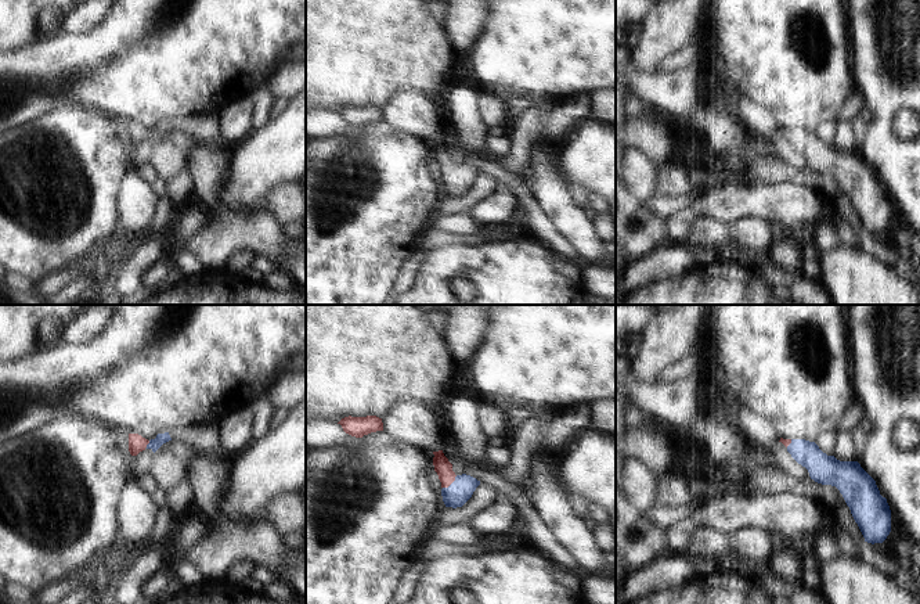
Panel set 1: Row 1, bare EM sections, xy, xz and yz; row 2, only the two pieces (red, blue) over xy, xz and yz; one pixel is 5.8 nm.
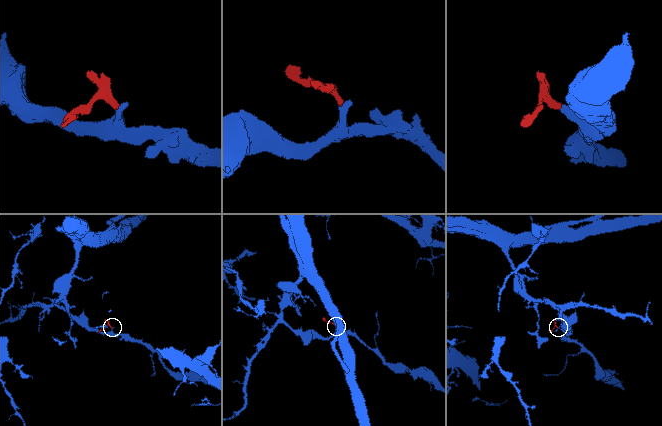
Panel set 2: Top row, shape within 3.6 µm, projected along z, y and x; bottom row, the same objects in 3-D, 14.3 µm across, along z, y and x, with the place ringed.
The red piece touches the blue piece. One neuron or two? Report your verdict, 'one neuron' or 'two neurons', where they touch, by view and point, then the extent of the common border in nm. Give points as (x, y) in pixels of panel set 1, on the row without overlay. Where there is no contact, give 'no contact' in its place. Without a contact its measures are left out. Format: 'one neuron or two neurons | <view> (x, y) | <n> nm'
one neuron | xz (450, 173) | 120 nm

